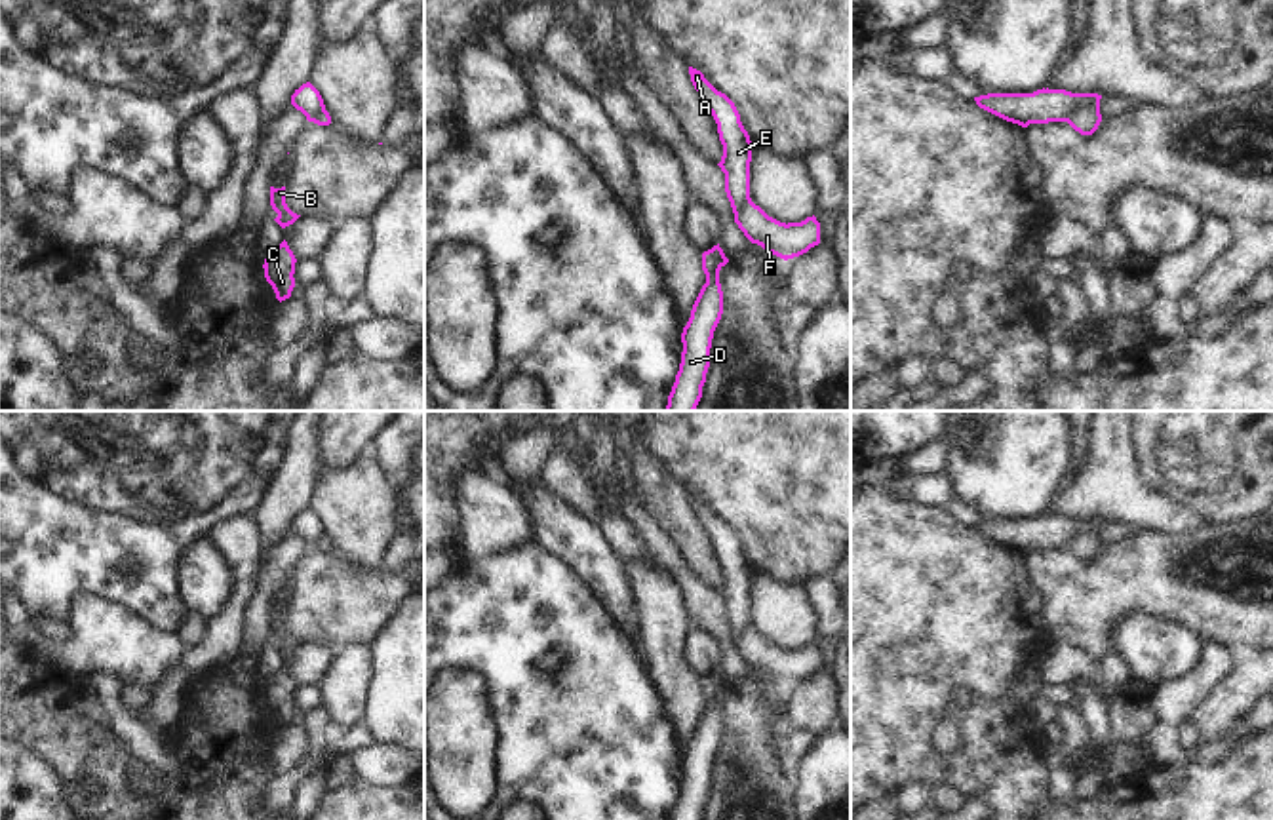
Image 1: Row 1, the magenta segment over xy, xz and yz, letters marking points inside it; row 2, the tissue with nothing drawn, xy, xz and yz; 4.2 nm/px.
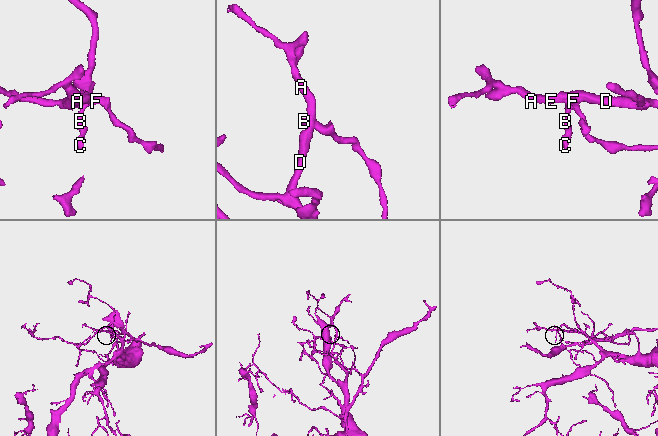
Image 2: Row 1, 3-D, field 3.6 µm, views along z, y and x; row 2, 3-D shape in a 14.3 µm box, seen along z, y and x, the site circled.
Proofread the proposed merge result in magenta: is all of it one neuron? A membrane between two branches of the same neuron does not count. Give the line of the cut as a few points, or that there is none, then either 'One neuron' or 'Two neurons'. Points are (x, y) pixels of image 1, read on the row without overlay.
Split along yz (1098, 529), (1081, 529), (1062, 546). Two neurons

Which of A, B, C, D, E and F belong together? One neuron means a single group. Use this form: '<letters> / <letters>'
A D E / B C F

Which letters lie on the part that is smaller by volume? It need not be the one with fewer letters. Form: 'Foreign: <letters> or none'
Foreign: B, C, F

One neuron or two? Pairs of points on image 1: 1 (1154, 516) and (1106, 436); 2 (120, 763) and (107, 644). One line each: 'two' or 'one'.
1: one
2: two

